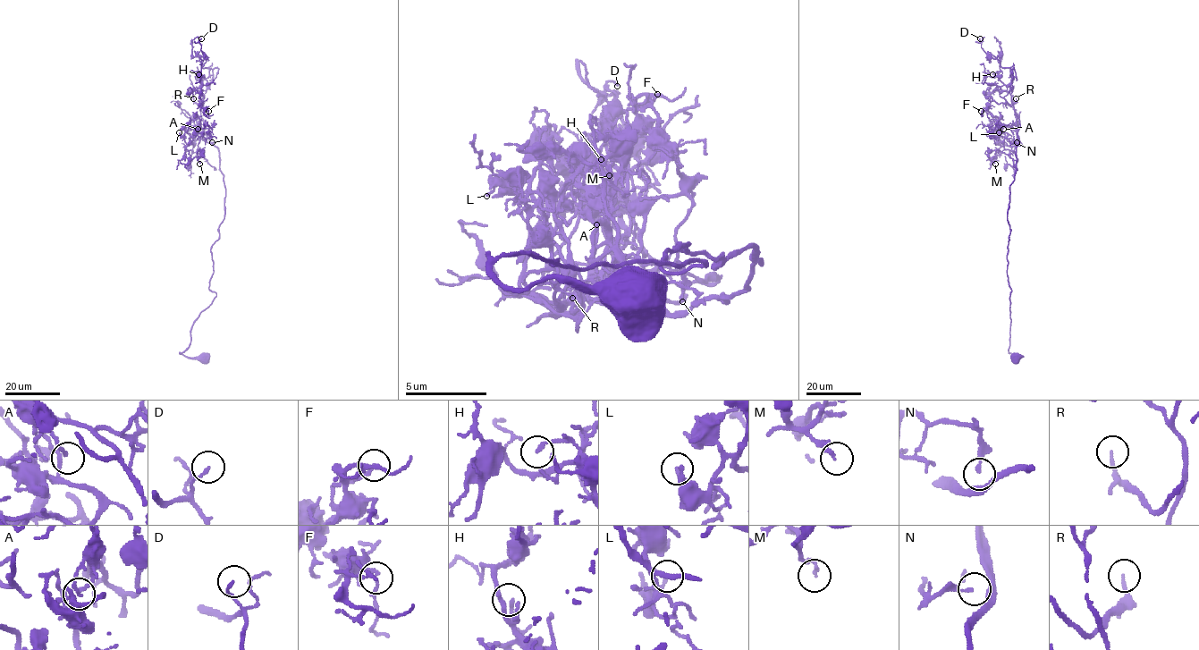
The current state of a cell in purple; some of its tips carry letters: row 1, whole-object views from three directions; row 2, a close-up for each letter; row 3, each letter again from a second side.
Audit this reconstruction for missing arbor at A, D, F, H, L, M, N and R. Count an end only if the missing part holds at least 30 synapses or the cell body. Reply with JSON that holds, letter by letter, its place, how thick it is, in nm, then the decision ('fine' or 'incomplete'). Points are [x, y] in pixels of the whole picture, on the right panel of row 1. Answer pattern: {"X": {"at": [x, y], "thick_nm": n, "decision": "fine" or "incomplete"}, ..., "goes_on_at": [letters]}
{"A": {"at": [1003, 129], "thick_nm": 160, "decision": "fine"}, "D": {"at": [980, 38], "thick_nm": 110, "decision": "fine"}, "F": {"at": [981, 111], "thick_nm": 160, "decision": "fine"}, "H": {"at": [992, 74], "thick_nm": 170, "decision": "fine"}, "L": {"at": [999, 132], "thick_nm": 150, "decision": "fine"}, "M": {"at": [995, 164], "thick_nm": 160, "decision": "fine"}, "N": {"at": [1017, 142], "thick_nm": 120, "decision": "fine"}, "R": {"at": [1016, 98], "thick_nm": 140, "decision": "fine"}, "goes_on_at": []}

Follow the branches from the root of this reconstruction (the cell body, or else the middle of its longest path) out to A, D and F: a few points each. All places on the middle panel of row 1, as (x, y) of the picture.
A: (629, 290), (491, 269), (706, 265), (670, 273), (678, 245), (759, 261), (722, 301), (612, 309), (596, 224)
D: (629, 290), (491, 269), (751, 245), (751, 281), (612, 306), (621, 261), (662, 273), (617, 86)
F: (629, 290), (491, 269), (751, 245), (751, 281), (612, 306), (641, 253), (612, 155), (657, 94)

